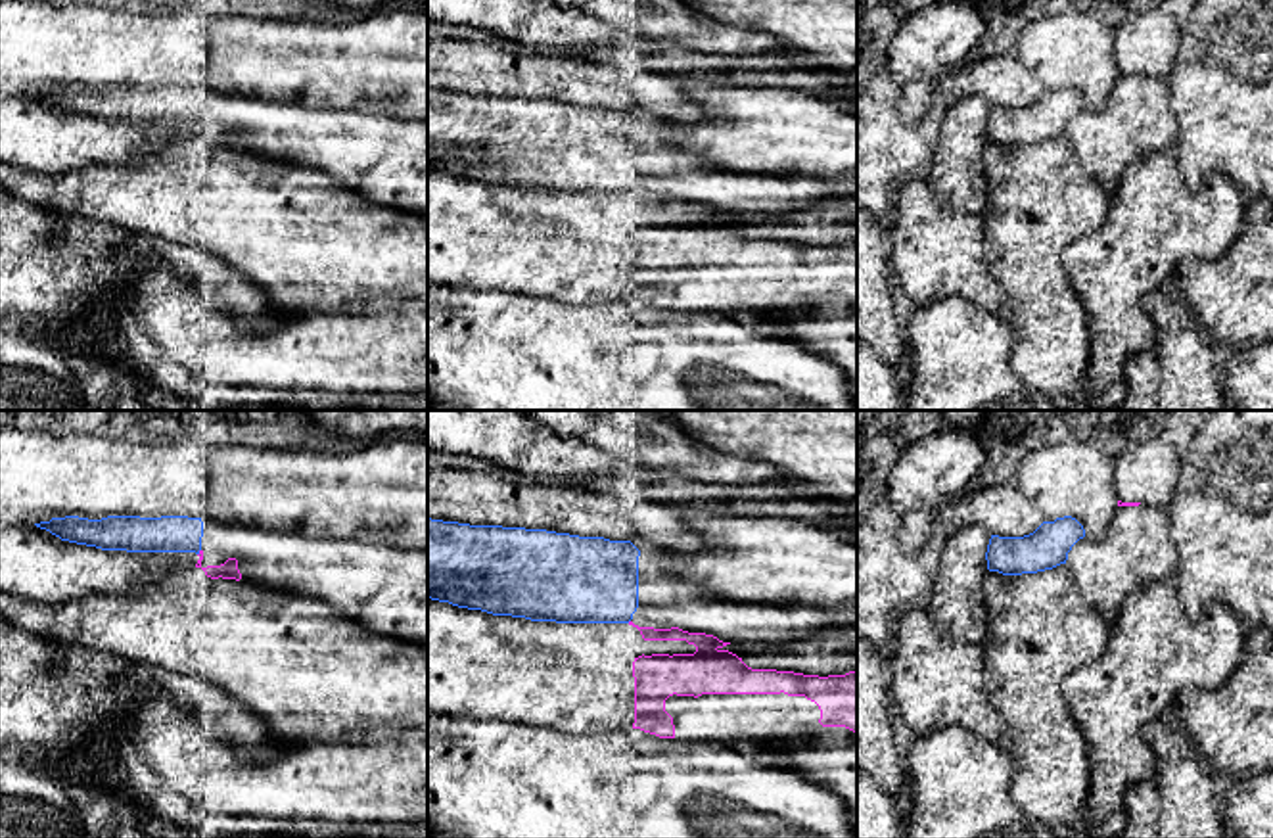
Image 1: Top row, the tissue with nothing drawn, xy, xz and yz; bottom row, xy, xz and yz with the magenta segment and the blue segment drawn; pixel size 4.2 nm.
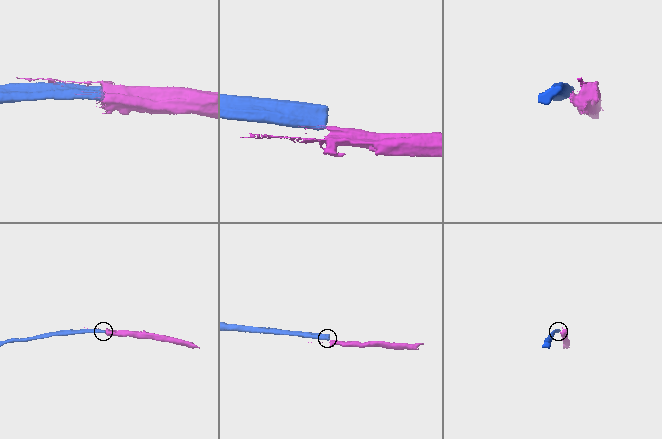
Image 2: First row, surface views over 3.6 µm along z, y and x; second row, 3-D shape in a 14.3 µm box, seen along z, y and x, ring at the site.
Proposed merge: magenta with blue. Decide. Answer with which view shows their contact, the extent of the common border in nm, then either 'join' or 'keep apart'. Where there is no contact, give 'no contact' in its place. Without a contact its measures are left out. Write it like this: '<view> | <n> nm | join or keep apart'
xy | 30 nm | keep apart

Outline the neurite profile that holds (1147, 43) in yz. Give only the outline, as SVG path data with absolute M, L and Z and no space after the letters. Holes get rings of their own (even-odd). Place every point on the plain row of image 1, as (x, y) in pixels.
M1141 10L1112 29L1112 59L1122 73L1169 77L1181 25L1162 10Z

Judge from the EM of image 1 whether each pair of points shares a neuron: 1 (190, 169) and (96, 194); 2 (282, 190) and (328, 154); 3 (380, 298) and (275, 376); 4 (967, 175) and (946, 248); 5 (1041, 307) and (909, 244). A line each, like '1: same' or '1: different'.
1: same
2: different
3: same
4: different
5: different

